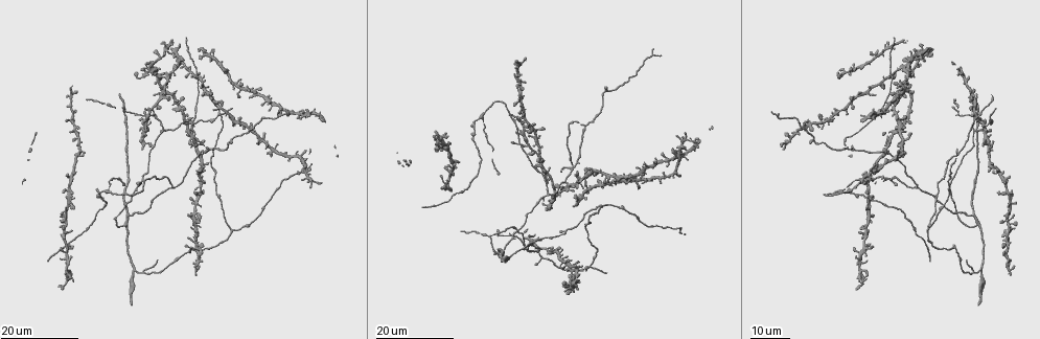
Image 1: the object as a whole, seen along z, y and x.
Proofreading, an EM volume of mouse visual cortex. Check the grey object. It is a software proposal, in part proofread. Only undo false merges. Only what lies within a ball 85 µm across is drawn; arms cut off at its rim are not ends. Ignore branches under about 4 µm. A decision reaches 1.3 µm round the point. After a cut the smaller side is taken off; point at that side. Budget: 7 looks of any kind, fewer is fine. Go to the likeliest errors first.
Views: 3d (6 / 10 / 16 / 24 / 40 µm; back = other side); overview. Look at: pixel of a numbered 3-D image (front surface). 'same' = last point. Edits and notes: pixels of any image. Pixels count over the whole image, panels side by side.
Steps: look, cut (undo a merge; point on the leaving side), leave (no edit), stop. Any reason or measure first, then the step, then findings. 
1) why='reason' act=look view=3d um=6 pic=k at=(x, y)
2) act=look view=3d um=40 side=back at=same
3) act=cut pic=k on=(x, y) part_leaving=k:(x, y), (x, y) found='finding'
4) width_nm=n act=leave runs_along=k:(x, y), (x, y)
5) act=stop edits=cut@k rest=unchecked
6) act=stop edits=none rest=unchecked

why='three arms meet' act=look view=3d um=24 pic=1 at=(848, 149)

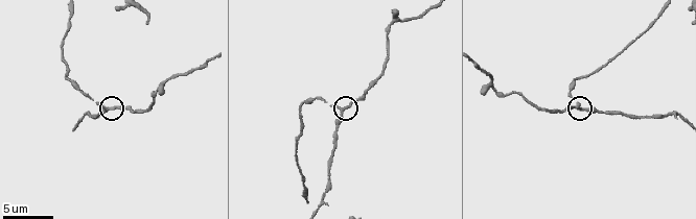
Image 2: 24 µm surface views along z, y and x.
act=look view=3d um=10 pic=2 at=(580, 110)

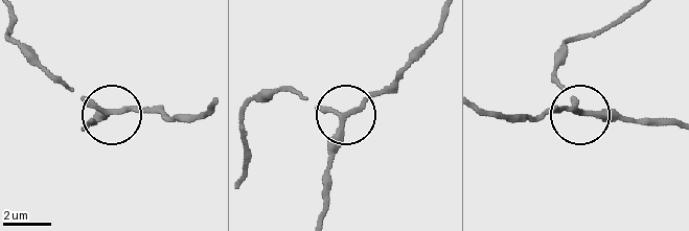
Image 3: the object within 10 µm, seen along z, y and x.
side_arm_um=34 arms=3 act=leave found='continuous, no second neuron'

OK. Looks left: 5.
act=look view=3d um=16 pic=1 at=(861, 195)

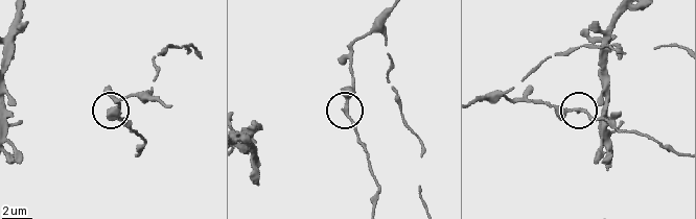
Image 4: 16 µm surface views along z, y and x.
act=look view=3d um=6 pic=4 at=(344, 107)

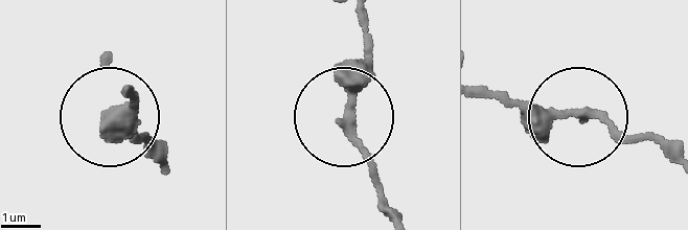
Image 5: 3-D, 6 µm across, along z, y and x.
side_arm_um=36 act=leave found='continuous, no second neuron'

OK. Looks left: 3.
why='three-way junction' act=look view=3d um=16 pic=1 at=(982, 270)

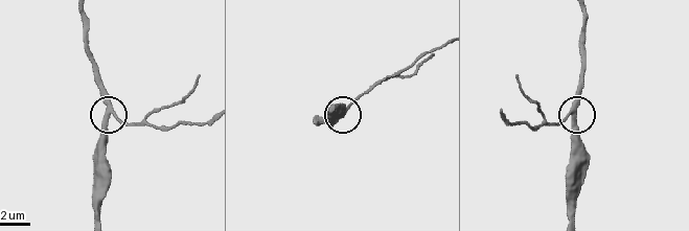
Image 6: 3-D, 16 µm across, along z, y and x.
why='closer look' act=look view=3d um=6 pic=6 at=(572, 115)

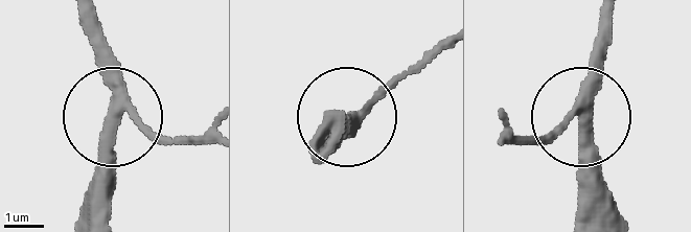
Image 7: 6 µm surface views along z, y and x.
width_nm=280 act=leave runs_along=7:(81, 25), (108, 95), (108, 212) found='continuous, no second neuron'

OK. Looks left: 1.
act=stop edits=none rest=unchecked

